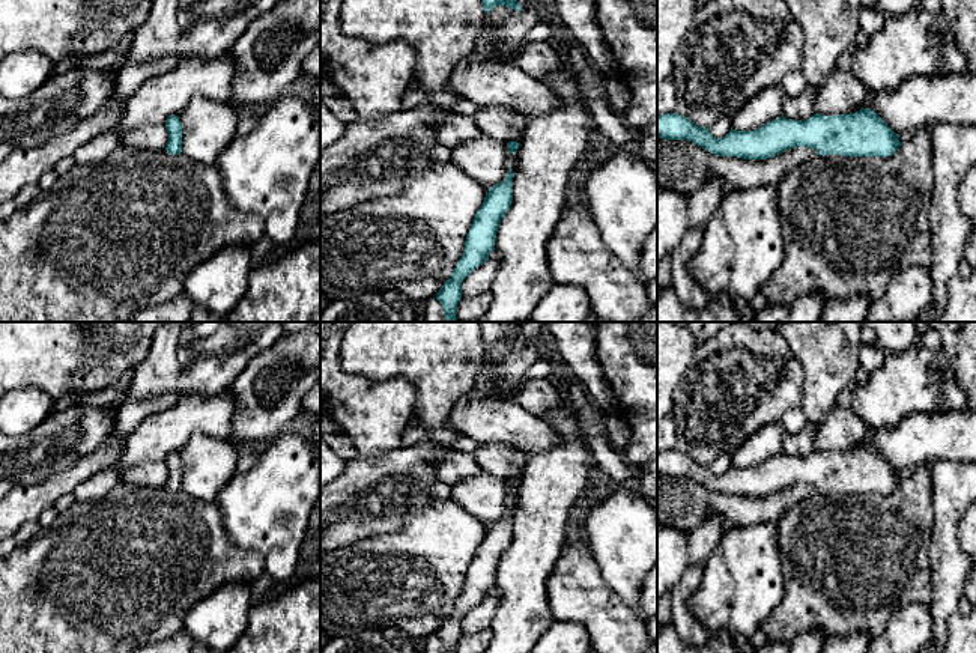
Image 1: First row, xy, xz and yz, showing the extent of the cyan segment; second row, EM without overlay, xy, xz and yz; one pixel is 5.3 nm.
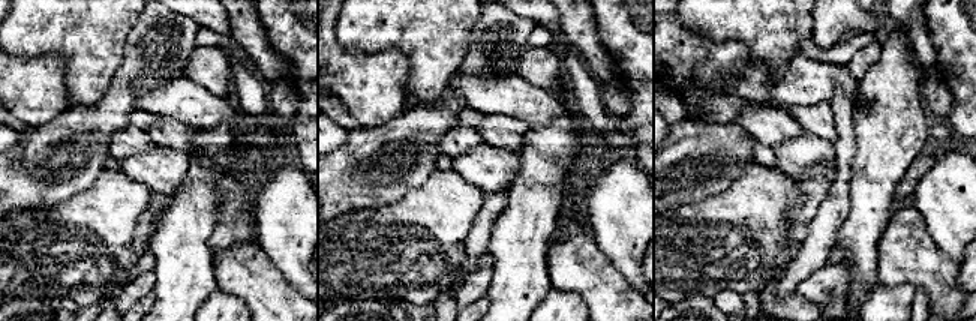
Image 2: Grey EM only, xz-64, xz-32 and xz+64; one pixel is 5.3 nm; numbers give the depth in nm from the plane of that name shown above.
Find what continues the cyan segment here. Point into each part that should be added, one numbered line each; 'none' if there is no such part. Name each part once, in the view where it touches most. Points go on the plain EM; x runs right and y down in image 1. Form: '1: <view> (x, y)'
none

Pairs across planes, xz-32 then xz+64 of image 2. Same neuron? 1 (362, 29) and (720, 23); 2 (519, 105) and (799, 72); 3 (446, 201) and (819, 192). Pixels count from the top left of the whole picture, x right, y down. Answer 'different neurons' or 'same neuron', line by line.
1: same neuron
2: same neuron
3: different neurons

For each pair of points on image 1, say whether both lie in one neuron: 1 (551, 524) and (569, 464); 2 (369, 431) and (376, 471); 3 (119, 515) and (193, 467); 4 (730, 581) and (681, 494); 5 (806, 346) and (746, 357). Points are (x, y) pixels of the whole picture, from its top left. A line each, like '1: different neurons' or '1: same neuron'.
1: same neuron
2: different neurons
3: different neurons
4: different neurons
5: different neurons

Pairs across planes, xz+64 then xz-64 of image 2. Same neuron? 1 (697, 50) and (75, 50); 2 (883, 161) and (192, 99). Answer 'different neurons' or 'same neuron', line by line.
1: different neurons
2: different neurons

